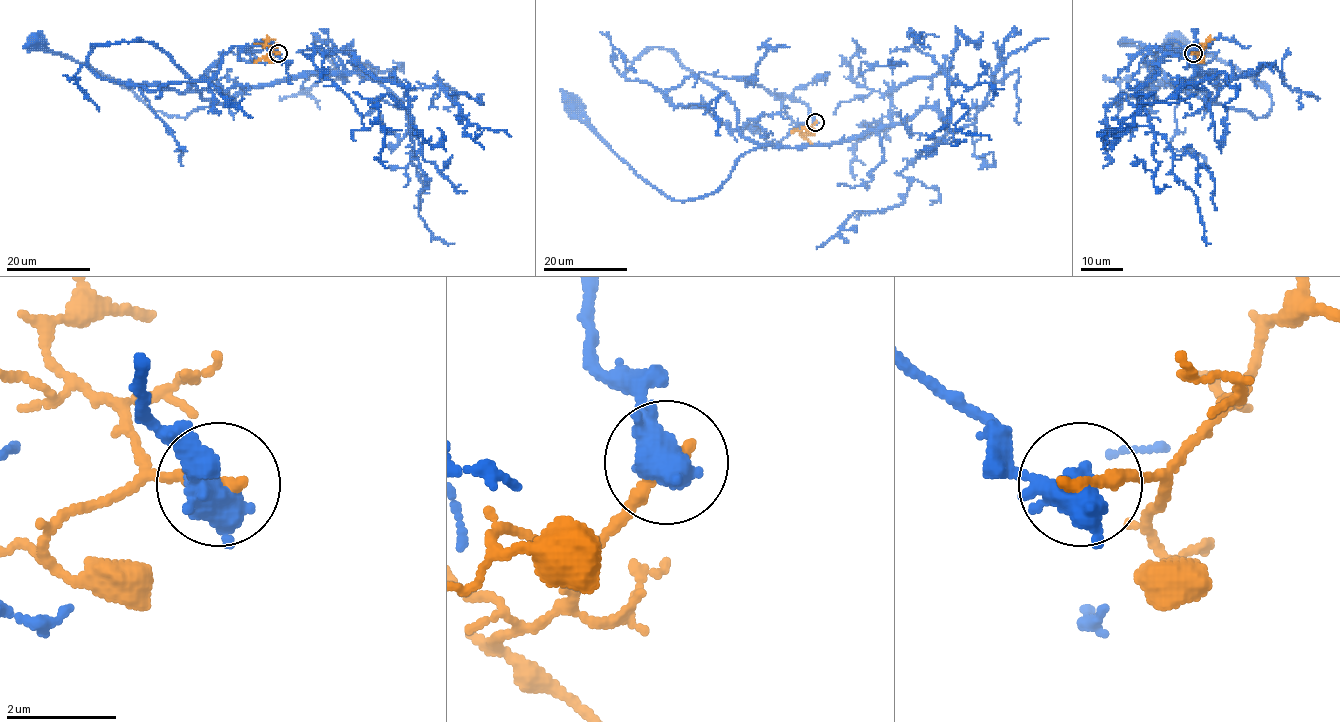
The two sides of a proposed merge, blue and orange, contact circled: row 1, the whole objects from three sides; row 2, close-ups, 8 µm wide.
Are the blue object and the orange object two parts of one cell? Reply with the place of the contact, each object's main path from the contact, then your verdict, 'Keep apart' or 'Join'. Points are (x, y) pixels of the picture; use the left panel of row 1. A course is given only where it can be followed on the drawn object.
Place: (278, 53). Course of blue: (278, 52), (146, 89), (91, 49), (154, 43), (222, 103), (182, 118), (38, 41). Course of orange: (278, 52), (265, 43), (275, 39). Keep apart

